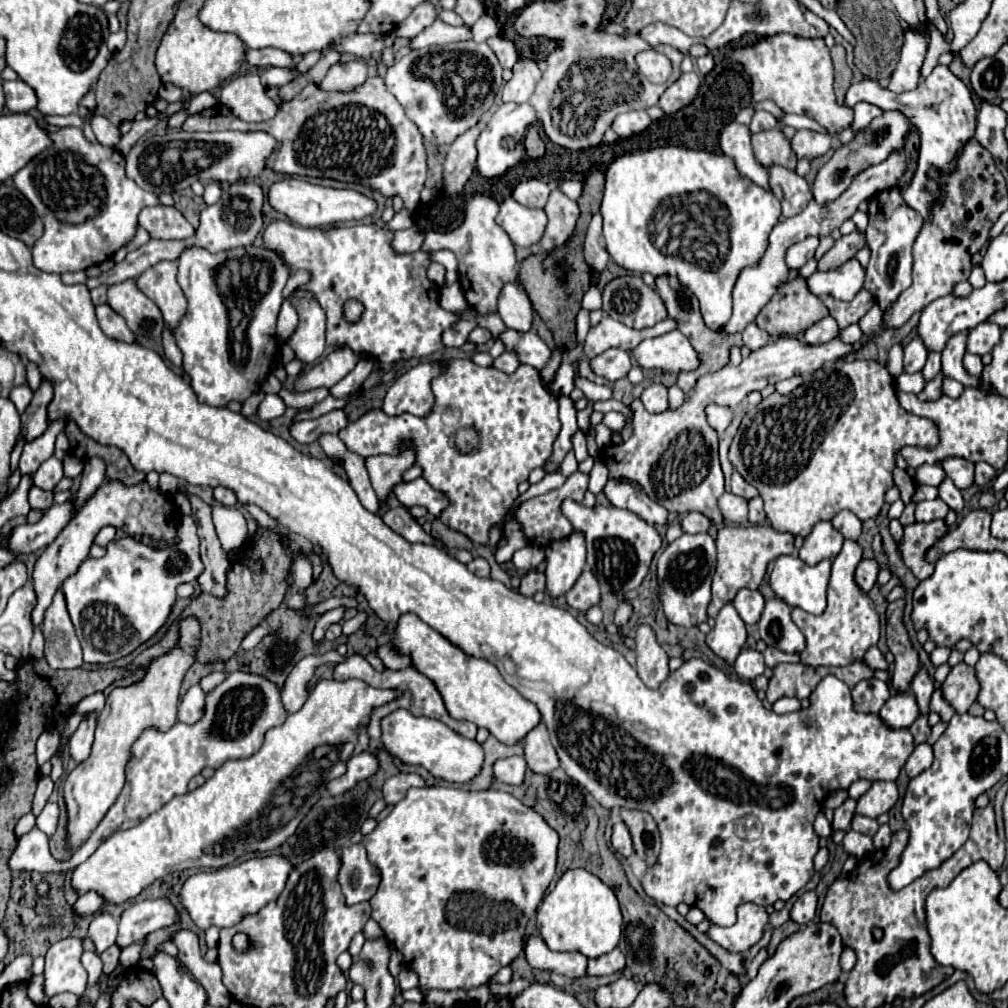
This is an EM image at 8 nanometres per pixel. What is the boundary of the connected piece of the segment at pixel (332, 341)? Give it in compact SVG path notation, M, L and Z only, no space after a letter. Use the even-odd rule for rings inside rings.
M278 220L264 230L264 246L280 252L294 272L300 268L312 272L312 280L304 288L310 290L326 310L328 346L348 346L382 364L394 364L398 360L424 358L442 350L442 332L452 328L460 316L446 312L438 302L438 286L426 276L430 254L422 250L398 254L390 248L392 236L394 232L374 224L302 228ZM348 298L356 298L366 306L364 316L356 324L348 324L342 318L342 306Z

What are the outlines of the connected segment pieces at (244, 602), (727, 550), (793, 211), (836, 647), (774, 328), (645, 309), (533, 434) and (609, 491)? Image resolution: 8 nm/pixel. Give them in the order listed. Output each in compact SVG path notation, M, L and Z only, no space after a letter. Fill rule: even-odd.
M260 530L254 536L252 546L244 548L244 556L256 558L264 564L264 574L254 574L242 562L232 562L228 570L228 596L224 600L216 600L214 596L196 596L190 600L186 608L186 616L194 616L200 622L200 646L196 650L196 662L214 664L226 662L240 648L242 638L256 626L260 626L282 602L288 592L288 574L292 572L294 556L286 550L284 544L286 534L276 534L272 530Z
M724 526L718 530L716 546L718 546L718 564L712 582L712 602L708 606L708 616L712 618L720 612L724 604L734 600L740 588L758 590L766 574L768 562L782 554L794 552L794 536L778 532L772 526Z
M782 166L768 168L770 172L770 186L774 196L782 204L782 216L790 218L800 214L808 200L812 198L812 190L804 178L800 178L796 172L788 172Z
M846 540L840 554L832 564L832 578L828 584L828 606L822 616L812 618L800 608L792 610L792 620L806 636L806 650L800 652L800 662L808 666L848 666L856 660L862 660L864 652L874 646L880 638L880 624L874 604L868 596L856 588L854 570L862 560L862 548L858 542Z
M794 278L792 282L786 282L780 286L780 290L776 292L776 296L772 296L772 300L760 310L756 324L766 330L772 338L780 338L780 336L798 336L804 334L812 324L820 322L822 318L828 316L828 308L822 304L822 300L818 296L814 296L808 290L808 284L804 278Z
M620 276L602 294L602 310L628 328L650 328L666 318L658 292L648 288L640 276Z
M458 358L450 362L442 360L442 366L444 372L432 380L434 406L428 416L420 418L408 412L388 416L384 410L378 408L366 412L356 422L350 422L348 428L342 428L338 432L338 436L348 450L364 458L376 454L400 454L402 450L412 448L416 454L414 464L422 466L424 470L422 478L434 490L442 490L450 500L450 506L440 514L440 520L448 524L452 530L466 534L474 544L488 544L488 532L492 524L500 524L500 520L504 520L504 512L508 512L508 508L512 506L512 500L518 498L518 484L528 480L528 474L534 468L544 466L544 462L552 454L552 444L560 432L556 398L542 384L540 372L526 364L518 366L514 374L504 374L494 366L476 366L470 358ZM460 428L478 430L480 442L478 448L470 454L462 454L454 446L454 434Z
M610 478L604 492L606 492L606 498L616 508L626 508L654 526L668 524L668 510L656 504L654 500L650 500L648 494L638 484L624 478Z

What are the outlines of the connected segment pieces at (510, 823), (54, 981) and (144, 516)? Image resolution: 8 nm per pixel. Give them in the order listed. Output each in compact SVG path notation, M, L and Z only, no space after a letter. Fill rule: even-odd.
M434 786L434 788L410 788L406 798L400 800L392 812L378 822L374 832L364 836L362 844L368 850L368 860L380 868L382 882L376 892L376 896L370 900L372 904L372 918L380 924L384 930L384 936L388 942L404 954L406 964L418 974L420 986L424 988L438 988L438 990L472 990L488 980L494 978L494 974L508 966L524 948L524 930L528 920L534 916L540 900L544 898L544 892L548 884L554 878L556 872L556 852L558 852L558 834L544 822L544 818L534 812L532 808L526 808L518 798L514 798L508 792L500 790L482 790L482 792L468 792L462 788L452 786Z
M66 938L50 946L46 954L46 970L44 970L44 990L48 996L60 992L72 992L76 996L84 996L88 974L80 964L82 956L82 940Z
M106 480L92 498L78 510L78 514L70 520L70 524L60 532L60 536L44 548L42 556L38 558L32 574L32 584L36 592L36 606L32 610L32 626L40 626L44 620L44 612L52 604L54 592L62 586L62 582L72 576L84 558L88 558L88 550L104 526L116 526L118 530L126 532L128 536L150 536L154 540L162 540L168 544L176 538L176 526L180 522L180 512L170 498L166 498L160 490L152 490L148 482L140 482L134 486L126 486L120 480Z

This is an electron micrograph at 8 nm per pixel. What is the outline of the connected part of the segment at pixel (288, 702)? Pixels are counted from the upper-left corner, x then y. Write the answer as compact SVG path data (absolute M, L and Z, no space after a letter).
M326 652L320 656L306 656L304 660L300 660L300 664L296 664L296 668L292 668L284 690L282 690L282 704L286 708L288 714L298 712L306 698L308 698L308 682L314 676L316 668L322 666L324 662L340 662L340 654L338 652Z

